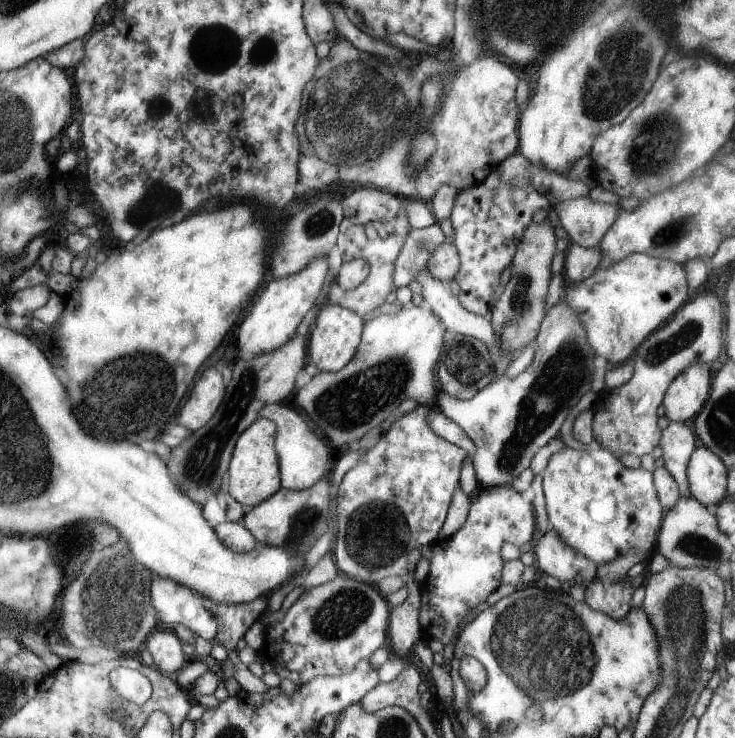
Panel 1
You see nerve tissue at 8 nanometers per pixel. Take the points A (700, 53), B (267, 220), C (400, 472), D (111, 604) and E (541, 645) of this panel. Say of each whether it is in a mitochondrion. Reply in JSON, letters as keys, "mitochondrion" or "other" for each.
{"A":"other","B":"other","C":"other","D":"mitochondrion","E":"mitochondrion"}

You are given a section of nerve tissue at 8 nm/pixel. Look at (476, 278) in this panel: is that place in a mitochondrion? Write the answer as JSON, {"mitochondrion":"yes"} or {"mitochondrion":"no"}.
{"mitochondrion":"no"}

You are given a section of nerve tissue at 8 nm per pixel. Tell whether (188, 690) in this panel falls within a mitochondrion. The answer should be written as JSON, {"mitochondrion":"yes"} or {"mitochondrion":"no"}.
{"mitochondrion":"no"}

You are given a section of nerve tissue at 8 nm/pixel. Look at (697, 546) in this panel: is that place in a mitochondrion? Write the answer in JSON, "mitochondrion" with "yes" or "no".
{"mitochondrion":"yes"}

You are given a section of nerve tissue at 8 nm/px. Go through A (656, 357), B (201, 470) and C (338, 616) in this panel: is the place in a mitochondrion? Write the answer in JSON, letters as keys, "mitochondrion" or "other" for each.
{"A":"mitochondrion","B":"mitochondrion","C":"mitochondrion"}

